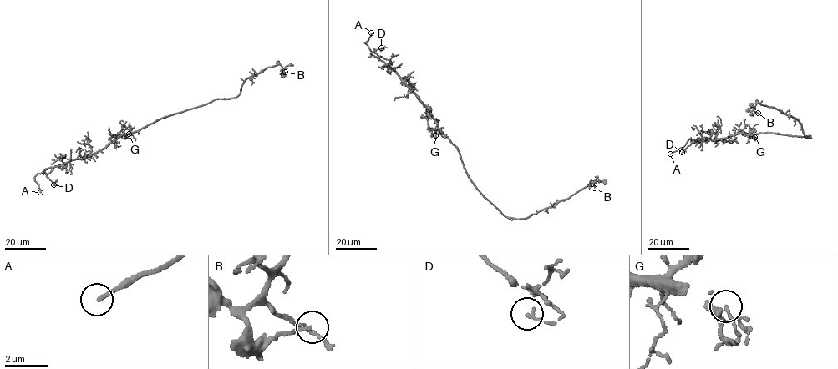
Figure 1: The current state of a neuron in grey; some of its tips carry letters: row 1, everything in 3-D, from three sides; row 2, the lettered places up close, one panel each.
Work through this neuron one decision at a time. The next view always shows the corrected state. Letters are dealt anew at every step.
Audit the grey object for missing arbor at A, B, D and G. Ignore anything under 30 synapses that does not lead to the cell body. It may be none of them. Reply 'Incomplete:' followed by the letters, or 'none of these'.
Incomplete: A

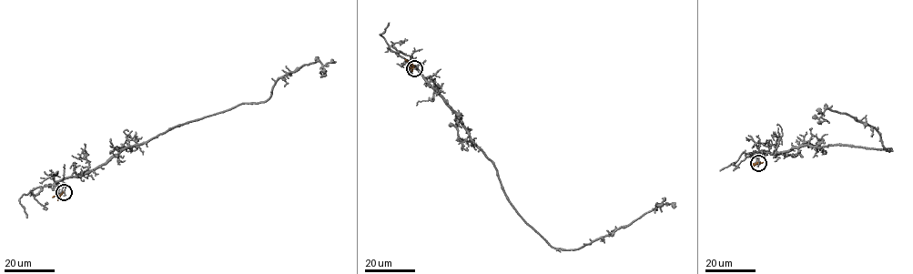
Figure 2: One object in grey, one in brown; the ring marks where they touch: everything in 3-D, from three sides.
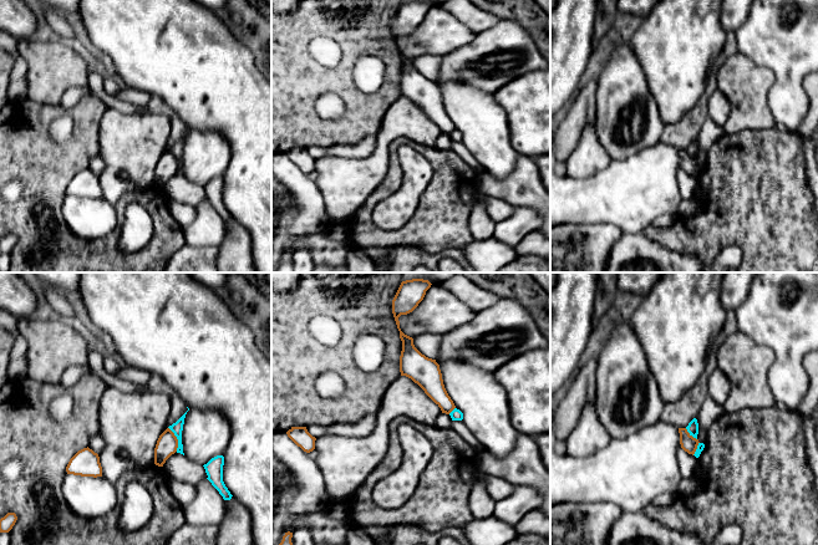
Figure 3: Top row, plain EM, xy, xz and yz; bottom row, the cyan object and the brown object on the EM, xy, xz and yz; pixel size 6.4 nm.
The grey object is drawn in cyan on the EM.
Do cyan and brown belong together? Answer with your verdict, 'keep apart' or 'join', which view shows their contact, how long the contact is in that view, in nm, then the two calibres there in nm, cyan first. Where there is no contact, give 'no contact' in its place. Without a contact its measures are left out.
keep apart; contact in xy; length 170 nm; calibres 70 and 140 nm

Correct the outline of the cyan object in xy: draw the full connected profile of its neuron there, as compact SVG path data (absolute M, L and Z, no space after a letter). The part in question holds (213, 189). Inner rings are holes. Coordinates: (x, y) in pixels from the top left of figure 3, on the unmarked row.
M217 177L203 188L208 197L207 200L212 204L212 207L219 213L224 221L230 221L233 217L230 215L230 213L228 212L223 203L223 187L224 178Z

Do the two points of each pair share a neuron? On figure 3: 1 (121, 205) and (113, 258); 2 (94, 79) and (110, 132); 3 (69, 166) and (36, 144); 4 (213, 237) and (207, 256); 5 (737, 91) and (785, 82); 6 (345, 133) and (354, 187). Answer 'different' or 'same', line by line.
1: same
2: different
3: same
4: different
5: different
6: different

